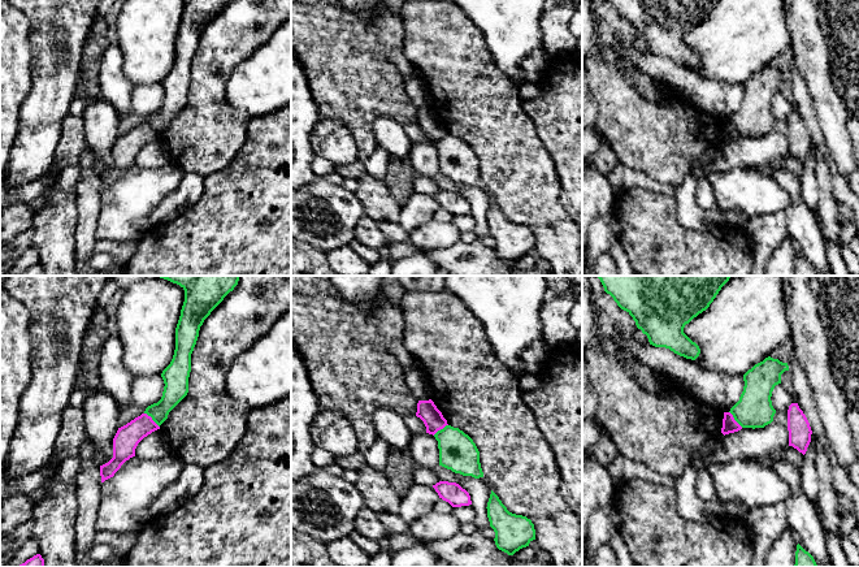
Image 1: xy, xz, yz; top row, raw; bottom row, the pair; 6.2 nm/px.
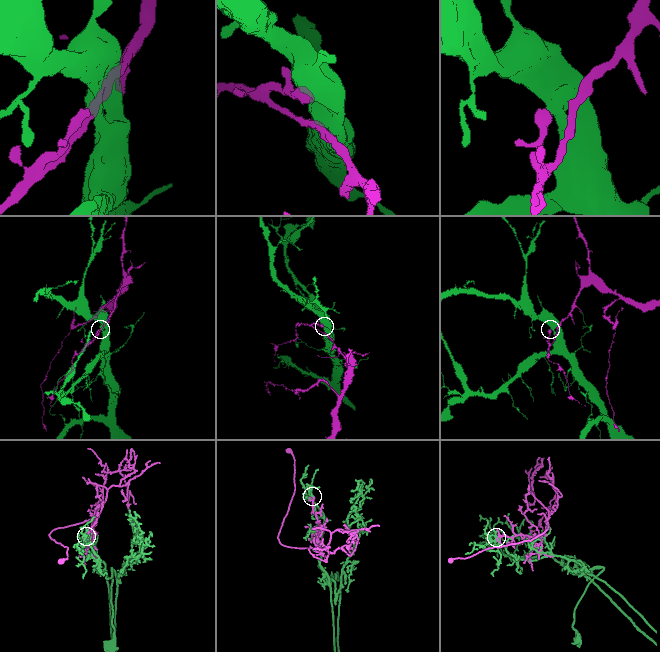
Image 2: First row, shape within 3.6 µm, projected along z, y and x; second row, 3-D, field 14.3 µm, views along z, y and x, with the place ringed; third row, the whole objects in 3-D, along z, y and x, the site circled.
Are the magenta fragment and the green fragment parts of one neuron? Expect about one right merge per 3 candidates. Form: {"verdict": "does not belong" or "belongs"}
{"verdict": "does not belong"}

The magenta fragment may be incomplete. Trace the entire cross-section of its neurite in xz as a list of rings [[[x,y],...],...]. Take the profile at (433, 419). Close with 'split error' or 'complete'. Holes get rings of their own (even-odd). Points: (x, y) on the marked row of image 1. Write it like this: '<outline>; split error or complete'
[[[431,399],[418,401],[416,416],[424,421],[426,433],[433,436],[448,425],[447,420],[443,417],[442,412],[437,408]]]; complete

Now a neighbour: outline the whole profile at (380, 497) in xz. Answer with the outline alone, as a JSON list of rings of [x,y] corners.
[[[366,464],[357,473],[355,485],[363,494],[365,507],[376,514],[389,533],[411,532],[409,524],[399,515],[402,497],[390,485],[385,472]]]

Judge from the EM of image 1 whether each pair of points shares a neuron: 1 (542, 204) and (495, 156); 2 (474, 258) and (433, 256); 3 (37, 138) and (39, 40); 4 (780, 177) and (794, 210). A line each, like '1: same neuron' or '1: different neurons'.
1: same neuron
2: same neuron
3: same neuron
4: same neuron

